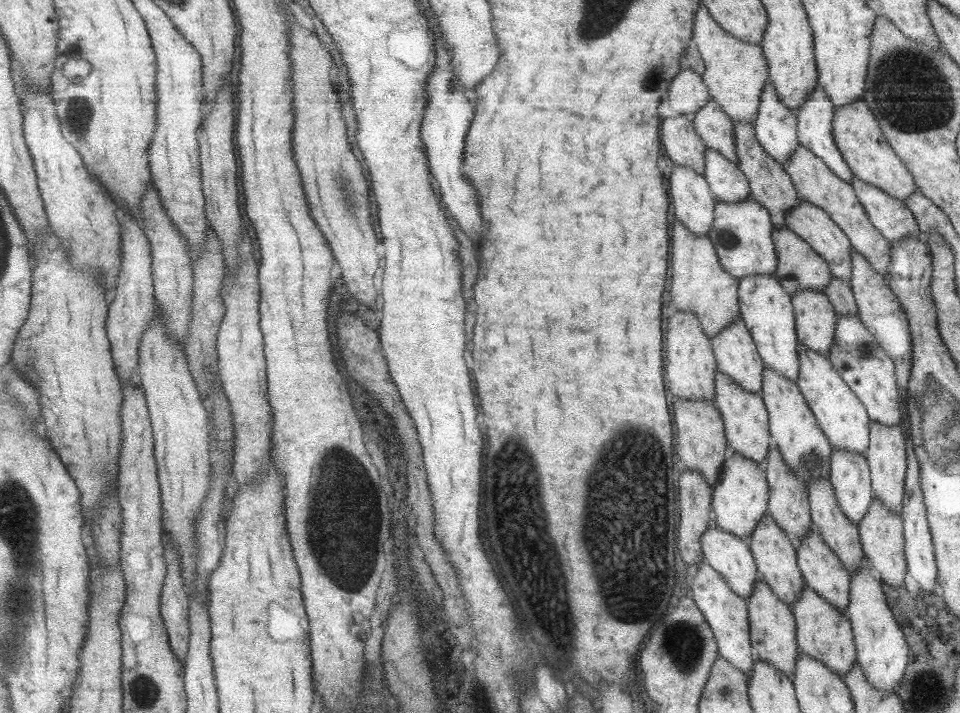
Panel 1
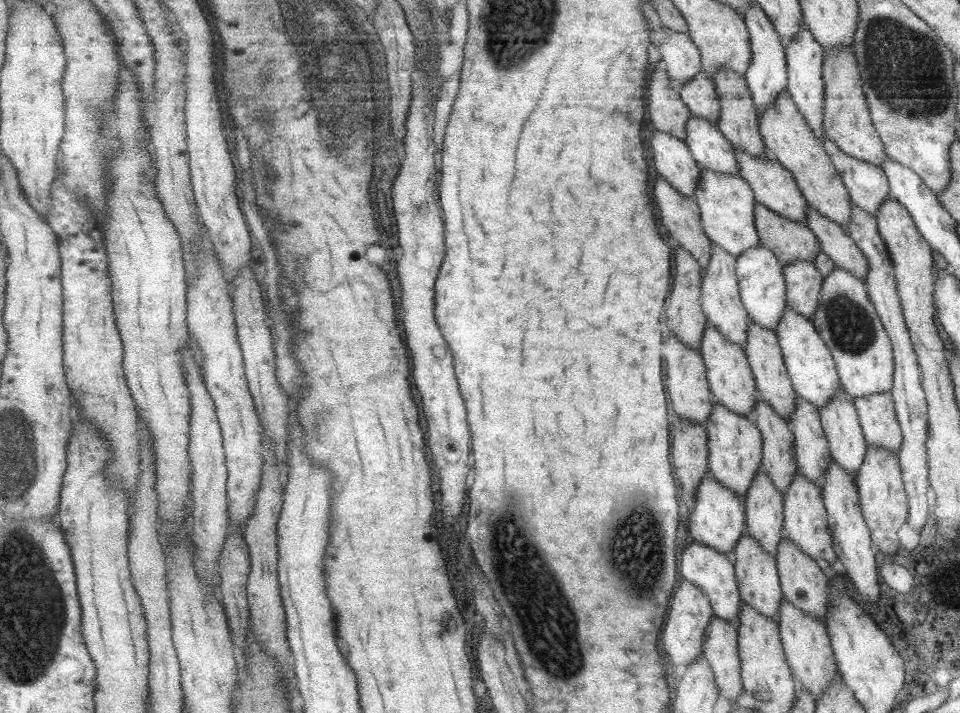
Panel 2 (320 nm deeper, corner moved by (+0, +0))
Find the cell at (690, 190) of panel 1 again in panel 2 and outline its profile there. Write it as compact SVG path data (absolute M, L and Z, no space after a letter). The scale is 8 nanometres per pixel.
M653 131L649 138L653 153L653 168L659 176L684 197L691 198L700 178L700 169L691 157L686 144L667 134Z

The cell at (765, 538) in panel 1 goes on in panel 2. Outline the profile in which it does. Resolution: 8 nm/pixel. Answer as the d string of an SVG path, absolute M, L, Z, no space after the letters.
M761 470L753 475L743 496L748 535L773 558L777 543L784 536L782 497L783 494Z

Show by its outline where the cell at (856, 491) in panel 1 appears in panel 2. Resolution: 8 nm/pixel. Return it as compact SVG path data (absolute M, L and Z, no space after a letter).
M839 389L818 411L831 459L855 478L867 444L852 399Z

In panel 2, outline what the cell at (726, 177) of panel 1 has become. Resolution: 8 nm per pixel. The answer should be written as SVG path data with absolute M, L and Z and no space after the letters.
M691 115L685 123L684 143L697 167L717 174L738 175L735 150L716 123Z

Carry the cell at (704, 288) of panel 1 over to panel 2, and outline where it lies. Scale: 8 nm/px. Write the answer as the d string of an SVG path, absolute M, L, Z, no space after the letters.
M659 175L655 178L655 184L651 186L651 198L653 198L654 208L657 208L659 222L666 228L668 236L678 242L679 246L686 250L704 271L711 252L711 242L703 232L697 203L693 198L684 197L681 193L678 193Z

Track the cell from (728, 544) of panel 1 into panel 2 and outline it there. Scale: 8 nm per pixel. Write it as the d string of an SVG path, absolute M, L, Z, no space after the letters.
M709 474L699 481L696 493L693 496L695 504L688 515L688 530L693 541L705 546L710 546L718 553L731 556L732 548L737 539L745 532L745 520L743 499L725 488L717 479Z

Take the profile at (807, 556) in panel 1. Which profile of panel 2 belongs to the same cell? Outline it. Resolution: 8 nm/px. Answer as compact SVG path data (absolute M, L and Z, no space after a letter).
M798 470L792 476L782 497L783 533L809 558L825 560L829 565L835 562L836 554L828 529L828 516L822 501L820 488L809 479L806 479Z

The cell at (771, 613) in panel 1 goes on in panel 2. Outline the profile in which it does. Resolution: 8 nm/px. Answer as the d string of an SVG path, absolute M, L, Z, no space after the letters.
M741 535L737 539L730 557L734 563L734 575L741 601L758 610L764 617L777 620L778 604L783 596L774 558L749 535Z

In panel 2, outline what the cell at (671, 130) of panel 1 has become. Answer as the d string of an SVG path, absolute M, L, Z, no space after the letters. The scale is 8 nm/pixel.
M659 64L649 69L646 79L647 116L657 131L684 142L686 120L691 116L678 95L679 85L671 81Z

